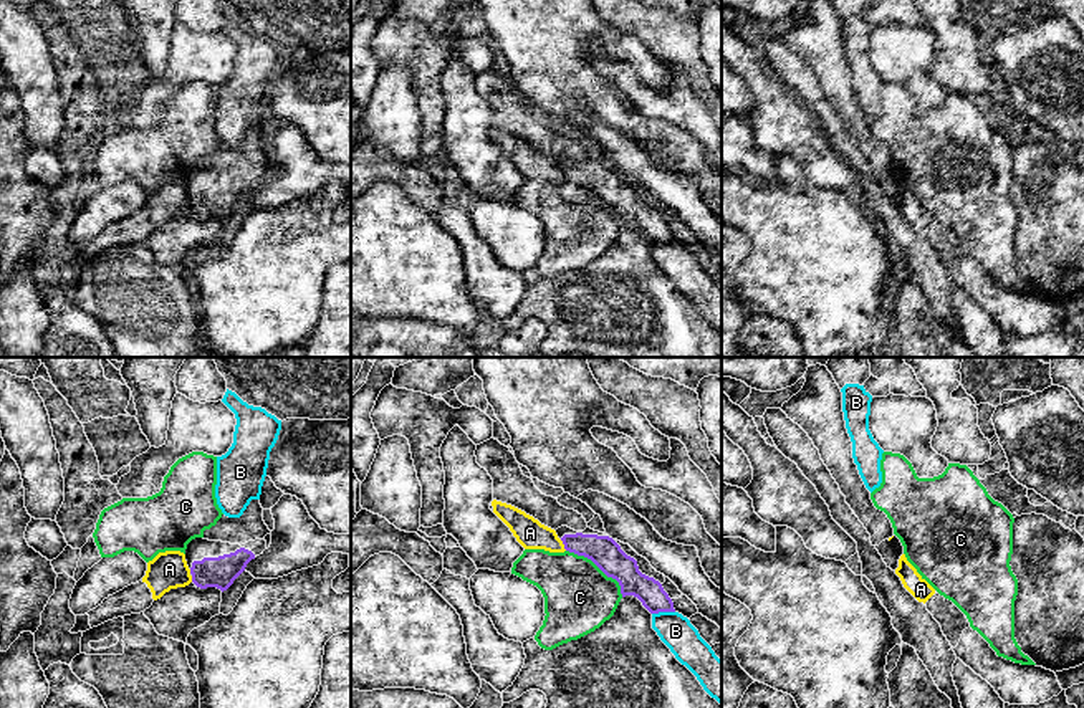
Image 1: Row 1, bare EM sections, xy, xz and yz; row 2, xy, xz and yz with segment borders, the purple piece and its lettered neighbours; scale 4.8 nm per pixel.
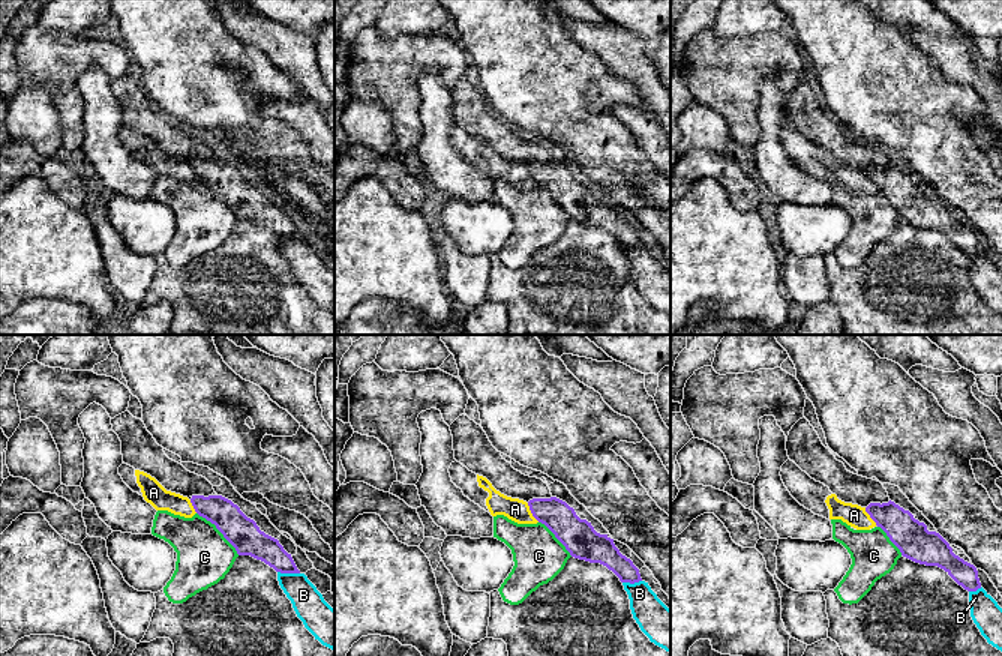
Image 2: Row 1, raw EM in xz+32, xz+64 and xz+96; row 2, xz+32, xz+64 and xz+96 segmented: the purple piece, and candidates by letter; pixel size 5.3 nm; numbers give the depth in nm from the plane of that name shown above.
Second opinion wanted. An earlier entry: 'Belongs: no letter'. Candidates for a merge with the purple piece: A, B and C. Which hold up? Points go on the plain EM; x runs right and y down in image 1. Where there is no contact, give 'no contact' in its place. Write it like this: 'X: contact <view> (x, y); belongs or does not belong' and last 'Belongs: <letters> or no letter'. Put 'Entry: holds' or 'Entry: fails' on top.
Entry: holds
A: contact xz (563, 172); does not belong
B: contact xz (662, 240); does not belong
C: contact xz (599, 197); does not belong
Belongs: no letter

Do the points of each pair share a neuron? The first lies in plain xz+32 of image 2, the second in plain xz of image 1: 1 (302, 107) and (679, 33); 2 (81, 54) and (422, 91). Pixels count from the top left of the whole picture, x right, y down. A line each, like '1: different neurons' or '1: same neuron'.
1: different neurons
2: same neuron

